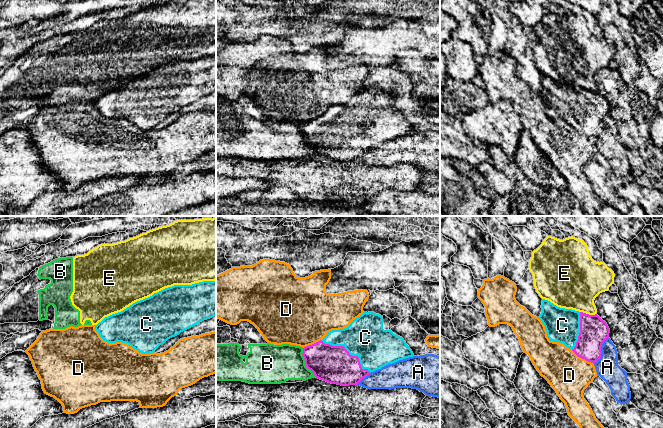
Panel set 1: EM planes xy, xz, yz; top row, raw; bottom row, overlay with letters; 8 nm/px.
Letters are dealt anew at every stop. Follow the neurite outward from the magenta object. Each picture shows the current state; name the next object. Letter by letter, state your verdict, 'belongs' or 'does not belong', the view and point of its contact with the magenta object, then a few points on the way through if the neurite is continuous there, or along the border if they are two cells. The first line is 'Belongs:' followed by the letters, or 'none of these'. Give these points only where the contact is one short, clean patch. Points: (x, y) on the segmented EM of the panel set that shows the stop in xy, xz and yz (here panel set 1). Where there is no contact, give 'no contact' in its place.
Belongs: C
A: does not belong; contact yz (601, 351)
B: does not belong; contact xz (305, 362)
C: belongs; contact xz (348, 352)
D: does not belong; contact yz (582, 358)
E: does not belong; contact yz (588, 314)

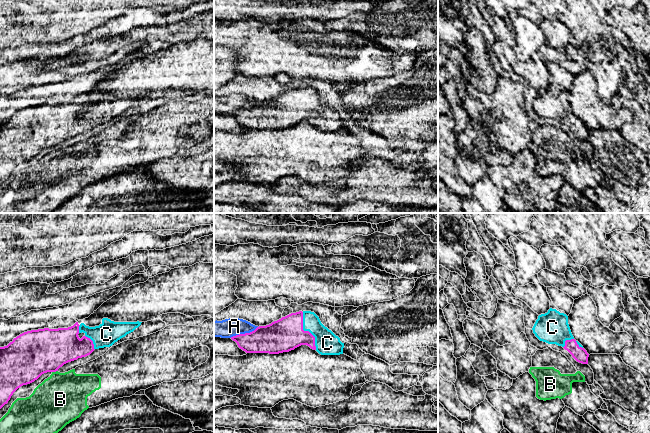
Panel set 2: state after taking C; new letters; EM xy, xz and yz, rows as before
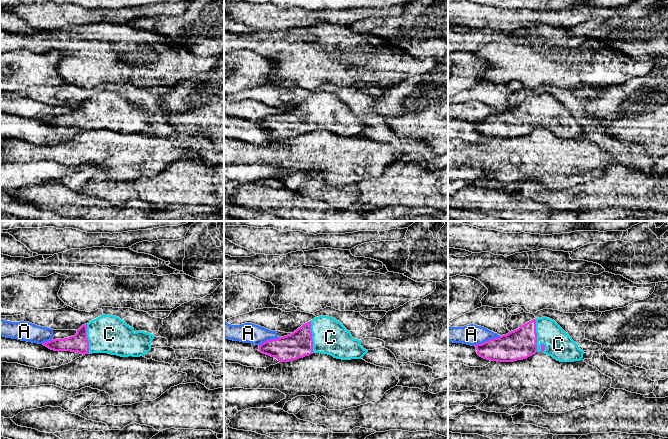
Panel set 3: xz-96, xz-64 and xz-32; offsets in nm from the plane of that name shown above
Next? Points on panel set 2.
Belongs: C
A: does not belong; contact xz (243, 334)
B: does not belong; contact xy (54, 371)
C: belongs; contact xz (306, 331)

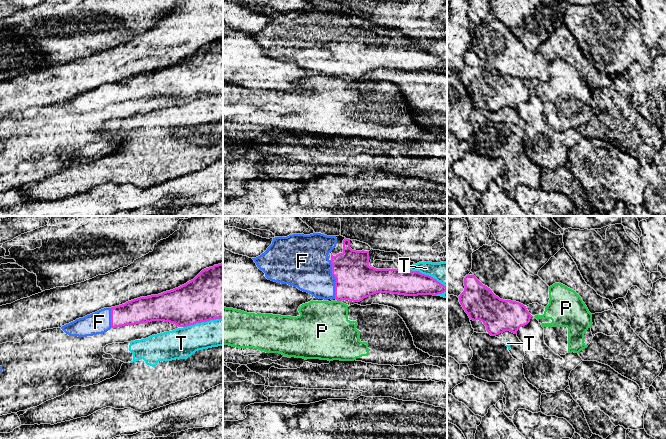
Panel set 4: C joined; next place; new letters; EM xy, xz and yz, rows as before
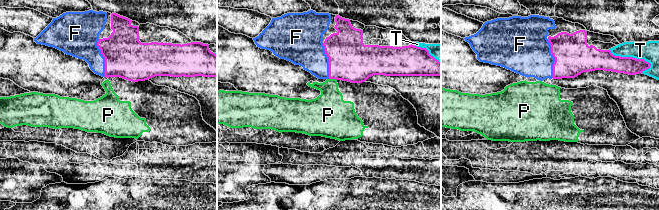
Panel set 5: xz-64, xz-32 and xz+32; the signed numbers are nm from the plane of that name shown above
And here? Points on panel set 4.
Belongs: F
F: belongs; contact xz (335, 278)
P: does not belong; contact xz (339, 300); border xz (337, 300), (340, 301)
T: does not belong; contact xz (426, 275)

